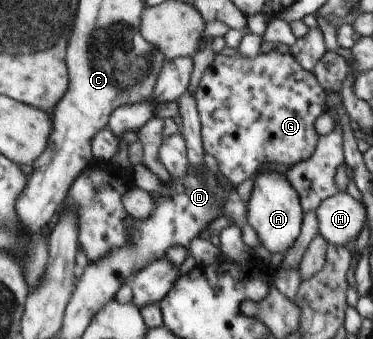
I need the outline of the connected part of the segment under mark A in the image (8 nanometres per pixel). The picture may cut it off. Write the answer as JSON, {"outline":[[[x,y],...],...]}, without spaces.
{"outline":[[[273,170],[259,171],[254,176],[252,190],[246,206],[246,224],[256,232],[259,242],[269,252],[285,252],[297,242],[301,224],[301,207],[298,194],[289,184],[286,176]]]}

